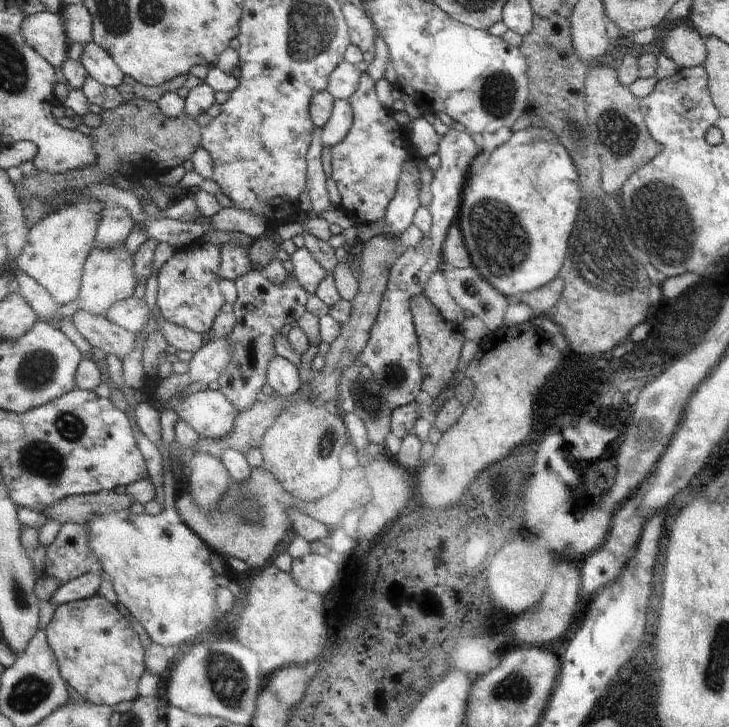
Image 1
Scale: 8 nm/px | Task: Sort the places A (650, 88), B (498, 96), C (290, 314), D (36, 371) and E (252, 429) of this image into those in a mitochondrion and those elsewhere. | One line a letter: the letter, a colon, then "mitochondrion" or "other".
A: other
B: mitochondrion
C: other
D: mitochondrion
E: other

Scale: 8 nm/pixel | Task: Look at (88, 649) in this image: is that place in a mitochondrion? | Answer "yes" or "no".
no

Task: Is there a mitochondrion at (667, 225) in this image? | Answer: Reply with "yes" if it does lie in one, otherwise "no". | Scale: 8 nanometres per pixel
yes

